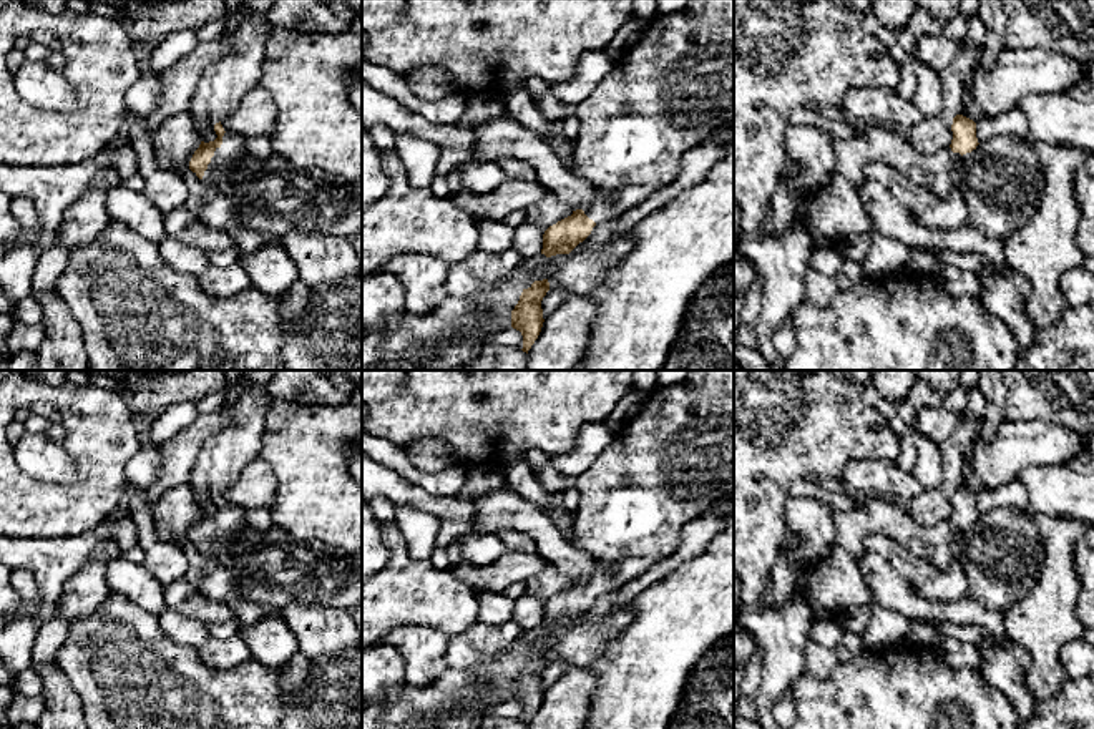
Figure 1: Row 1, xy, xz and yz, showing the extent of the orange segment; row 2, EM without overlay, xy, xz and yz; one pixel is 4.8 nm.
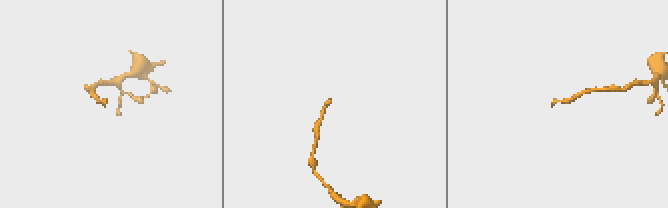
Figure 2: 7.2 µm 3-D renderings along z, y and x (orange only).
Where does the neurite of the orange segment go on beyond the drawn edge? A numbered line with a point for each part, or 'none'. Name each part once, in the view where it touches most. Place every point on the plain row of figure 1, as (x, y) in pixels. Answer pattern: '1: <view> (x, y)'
1: xy (233, 518)

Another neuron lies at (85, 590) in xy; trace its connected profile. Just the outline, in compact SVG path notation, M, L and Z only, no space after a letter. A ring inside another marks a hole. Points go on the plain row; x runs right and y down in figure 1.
M110 543L96 550L93 558L66 580L55 606L60 618L70 624L91 616L111 593L105 573L108 563L120 555L116 545Z

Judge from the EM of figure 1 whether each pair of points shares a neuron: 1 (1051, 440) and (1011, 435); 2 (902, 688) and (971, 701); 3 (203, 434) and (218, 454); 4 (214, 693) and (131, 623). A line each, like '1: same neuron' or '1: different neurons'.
1: same neuron
2: same neuron
3: different neurons
4: same neuron

